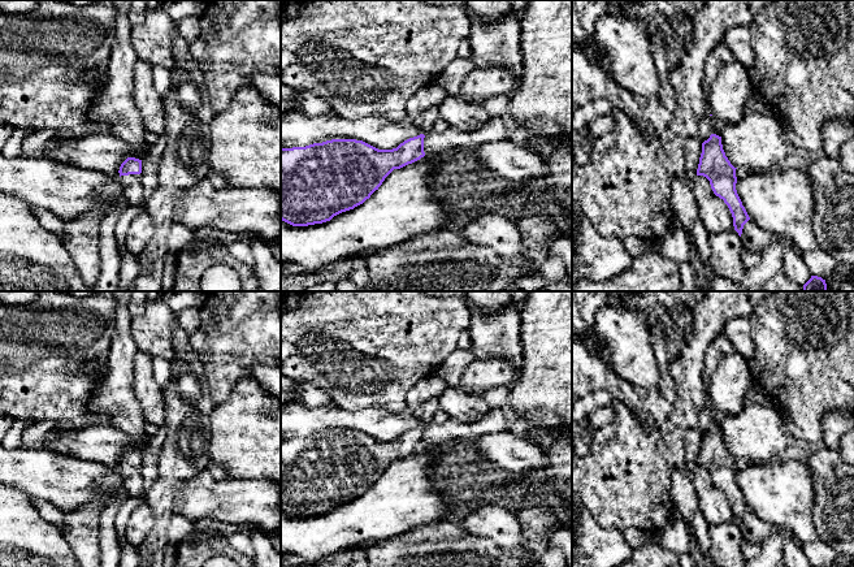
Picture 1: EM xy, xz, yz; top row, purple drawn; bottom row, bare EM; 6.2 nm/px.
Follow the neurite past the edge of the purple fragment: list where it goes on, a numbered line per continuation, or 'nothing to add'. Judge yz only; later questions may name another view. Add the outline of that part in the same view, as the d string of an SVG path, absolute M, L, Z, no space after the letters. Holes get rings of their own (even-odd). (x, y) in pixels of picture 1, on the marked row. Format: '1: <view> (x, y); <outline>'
nothing to add

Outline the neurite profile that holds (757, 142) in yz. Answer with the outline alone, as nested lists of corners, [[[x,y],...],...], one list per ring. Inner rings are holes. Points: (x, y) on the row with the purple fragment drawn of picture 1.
[[[747,112],[737,124],[724,125],[721,144],[734,168],[763,173],[783,166],[790,143],[772,113]]]

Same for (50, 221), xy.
[[[32,208],[34,215],[36,216],[40,225],[49,233],[56,234],[62,238],[64,235],[64,221],[58,218],[55,213],[48,212],[40,208]]]

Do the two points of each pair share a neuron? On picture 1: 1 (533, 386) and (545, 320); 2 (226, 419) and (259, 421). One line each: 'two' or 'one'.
1: one
2: one

